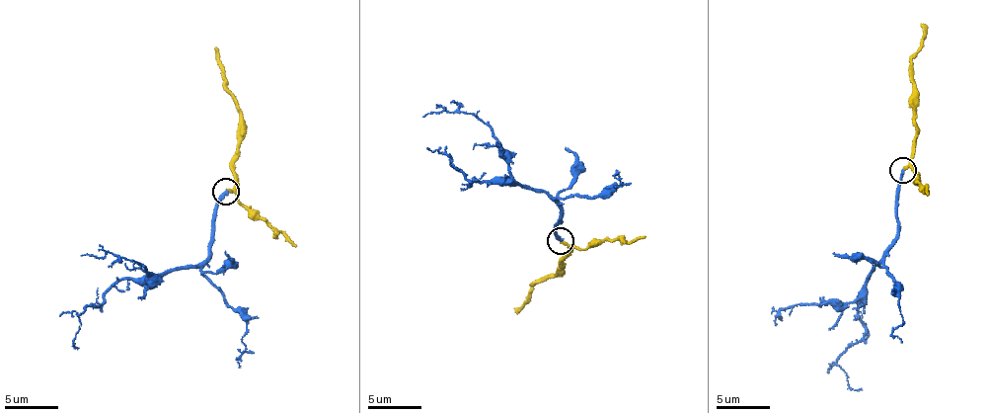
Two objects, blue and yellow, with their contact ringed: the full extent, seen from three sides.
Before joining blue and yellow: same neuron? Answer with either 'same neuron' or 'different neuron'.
same neuron

